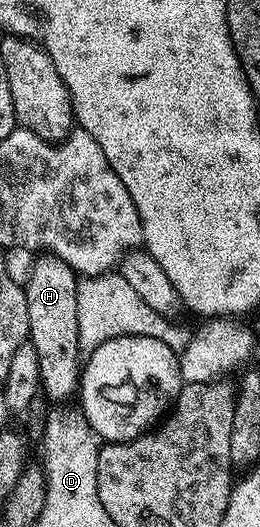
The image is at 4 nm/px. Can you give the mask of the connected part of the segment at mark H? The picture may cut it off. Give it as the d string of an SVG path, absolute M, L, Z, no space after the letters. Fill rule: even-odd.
M41 254L34 259L25 283L27 298L28 343L38 352L40 383L43 392L53 398L61 398L79 386L75 358L78 344L77 282L78 273L54 254Z

